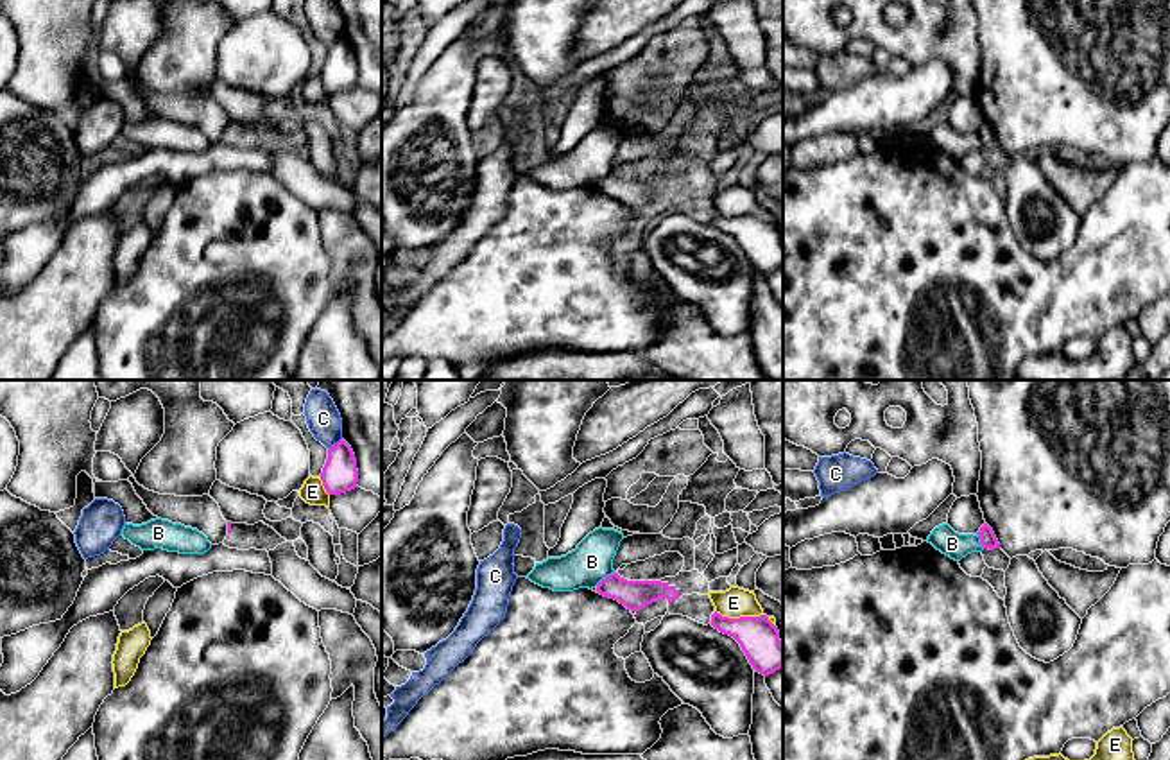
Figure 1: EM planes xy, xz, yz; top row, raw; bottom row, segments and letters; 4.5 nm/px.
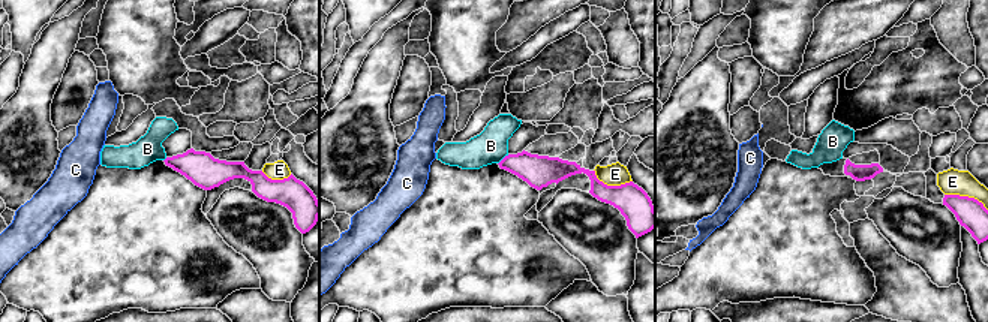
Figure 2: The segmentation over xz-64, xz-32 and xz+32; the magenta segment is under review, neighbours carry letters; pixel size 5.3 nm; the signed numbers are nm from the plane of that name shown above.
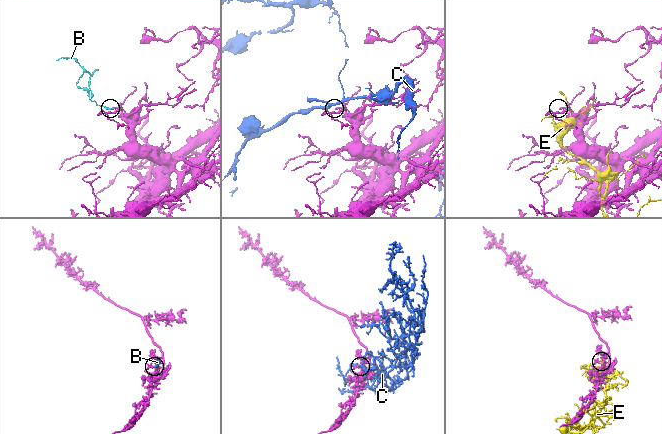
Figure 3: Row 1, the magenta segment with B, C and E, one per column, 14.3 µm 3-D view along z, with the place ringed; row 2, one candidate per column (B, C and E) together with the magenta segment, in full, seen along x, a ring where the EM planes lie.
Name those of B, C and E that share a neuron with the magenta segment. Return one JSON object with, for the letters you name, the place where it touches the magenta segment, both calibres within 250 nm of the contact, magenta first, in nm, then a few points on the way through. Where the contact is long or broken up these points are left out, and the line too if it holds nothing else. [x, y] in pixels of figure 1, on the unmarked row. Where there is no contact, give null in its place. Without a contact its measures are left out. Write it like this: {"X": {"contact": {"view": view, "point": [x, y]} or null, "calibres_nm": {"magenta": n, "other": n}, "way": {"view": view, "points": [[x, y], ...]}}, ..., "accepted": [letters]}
{"accepted": []}

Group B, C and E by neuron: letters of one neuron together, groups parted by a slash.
B / C / E

